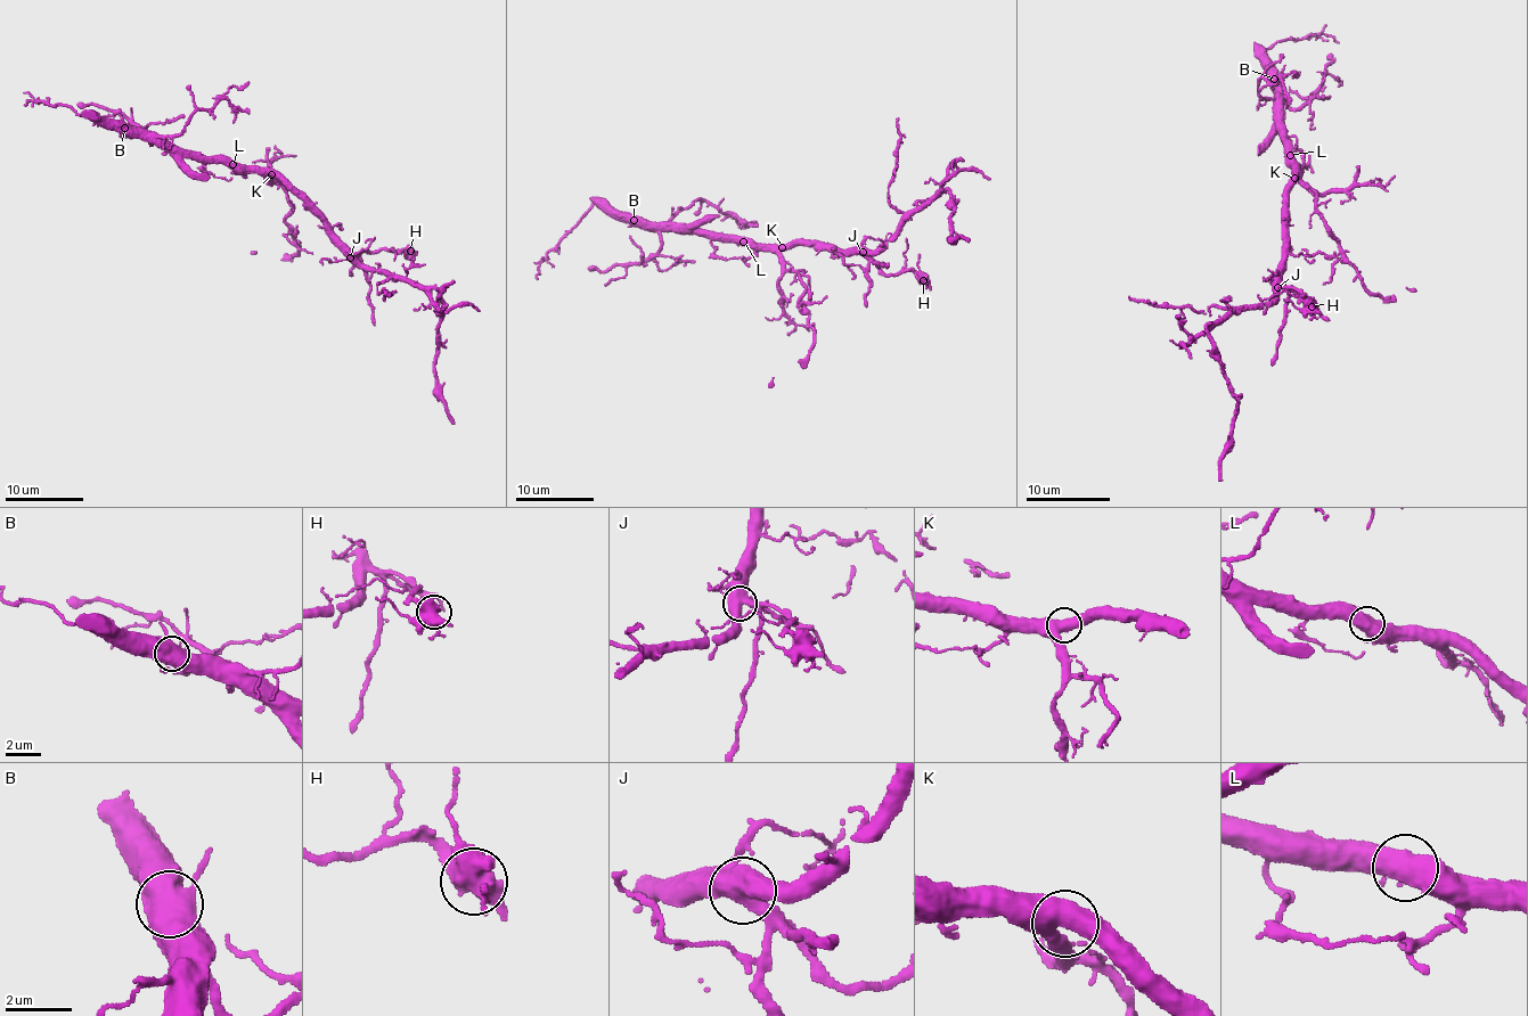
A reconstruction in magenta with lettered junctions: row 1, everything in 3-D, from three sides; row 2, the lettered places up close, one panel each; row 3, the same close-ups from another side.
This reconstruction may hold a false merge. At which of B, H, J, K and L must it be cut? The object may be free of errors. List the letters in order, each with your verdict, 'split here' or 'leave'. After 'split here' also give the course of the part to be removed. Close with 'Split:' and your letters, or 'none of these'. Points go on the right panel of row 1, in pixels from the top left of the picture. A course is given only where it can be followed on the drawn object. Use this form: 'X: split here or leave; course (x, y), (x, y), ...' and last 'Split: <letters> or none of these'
B: leave
H: leave
J: leave
K: leave
L: leave
Split: none of these

